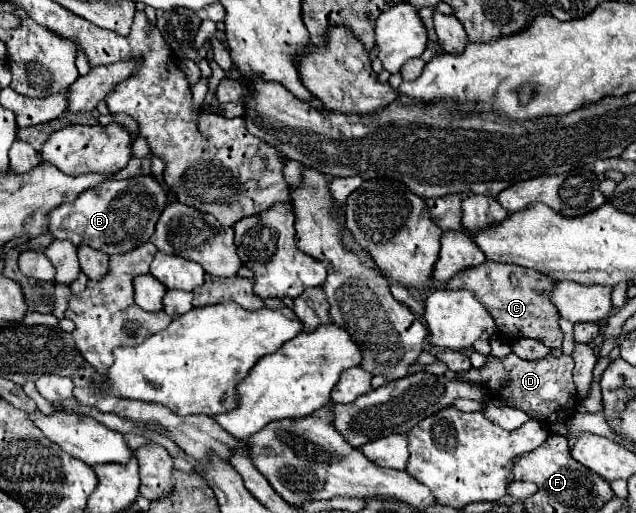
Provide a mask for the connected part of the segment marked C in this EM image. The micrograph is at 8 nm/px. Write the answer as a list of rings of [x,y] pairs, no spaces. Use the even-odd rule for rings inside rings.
[[[485,260],[479,266],[461,270],[445,284],[447,290],[473,290],[479,302],[483,302],[483,306],[495,318],[495,324],[503,336],[537,338],[551,348],[561,348],[563,332],[559,328],[559,312],[547,298],[547,290],[551,290],[551,286],[553,282],[537,270],[527,270],[515,264],[499,264],[493,260]]]

